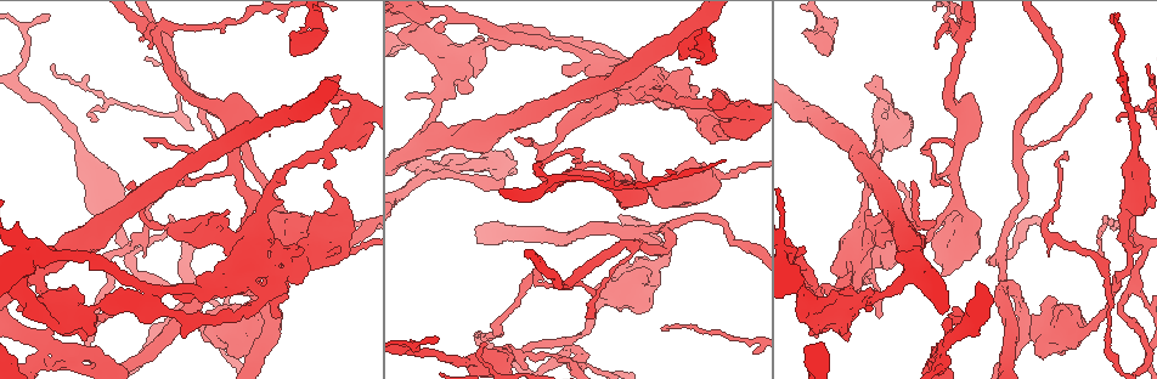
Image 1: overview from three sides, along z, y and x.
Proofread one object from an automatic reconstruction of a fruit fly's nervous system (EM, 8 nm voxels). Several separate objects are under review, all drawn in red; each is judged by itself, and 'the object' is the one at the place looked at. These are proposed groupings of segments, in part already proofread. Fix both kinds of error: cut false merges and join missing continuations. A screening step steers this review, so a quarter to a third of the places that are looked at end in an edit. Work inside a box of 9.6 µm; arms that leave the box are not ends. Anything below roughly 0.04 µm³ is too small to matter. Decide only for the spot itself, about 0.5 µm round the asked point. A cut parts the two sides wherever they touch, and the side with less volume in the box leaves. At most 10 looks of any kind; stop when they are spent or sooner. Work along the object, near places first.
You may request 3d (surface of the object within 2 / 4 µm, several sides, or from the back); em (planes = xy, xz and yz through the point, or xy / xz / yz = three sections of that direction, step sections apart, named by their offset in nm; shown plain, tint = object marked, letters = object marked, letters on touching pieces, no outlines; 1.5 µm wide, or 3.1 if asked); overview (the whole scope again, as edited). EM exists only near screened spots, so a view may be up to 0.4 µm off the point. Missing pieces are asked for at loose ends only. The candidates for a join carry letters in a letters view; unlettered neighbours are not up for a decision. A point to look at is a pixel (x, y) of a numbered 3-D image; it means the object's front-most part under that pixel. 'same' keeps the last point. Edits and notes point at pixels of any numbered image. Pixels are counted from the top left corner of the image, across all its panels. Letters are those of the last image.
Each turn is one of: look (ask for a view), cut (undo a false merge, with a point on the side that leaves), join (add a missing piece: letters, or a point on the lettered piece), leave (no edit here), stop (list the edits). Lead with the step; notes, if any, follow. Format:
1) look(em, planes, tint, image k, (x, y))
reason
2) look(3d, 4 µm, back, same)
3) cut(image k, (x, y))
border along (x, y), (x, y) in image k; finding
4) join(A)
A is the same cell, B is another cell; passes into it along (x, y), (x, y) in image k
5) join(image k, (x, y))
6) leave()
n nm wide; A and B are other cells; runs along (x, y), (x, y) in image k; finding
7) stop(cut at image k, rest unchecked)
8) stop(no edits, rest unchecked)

look(em, planes, tint, image 1, (272, 330))
three arms meet

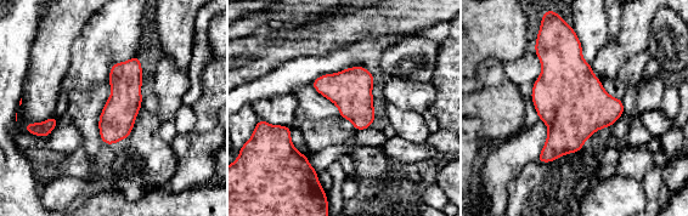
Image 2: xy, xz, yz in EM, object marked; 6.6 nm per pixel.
look(em, planes, letters, same)

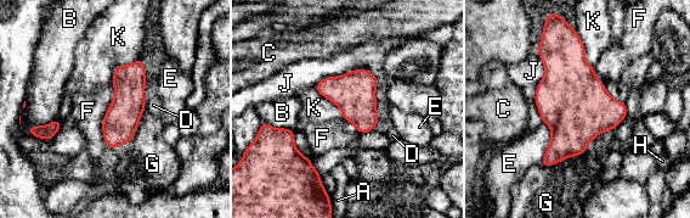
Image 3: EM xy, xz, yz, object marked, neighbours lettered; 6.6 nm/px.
leave()
240 nm wide; A, B, C, D, E, F, G, H, J and K are other cells; border along (111, 83), (106, 146) in image 3; all the same cell

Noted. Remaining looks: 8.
look(em, planes, letters, image 1, (500, 161))

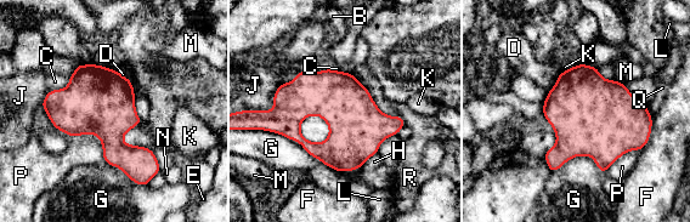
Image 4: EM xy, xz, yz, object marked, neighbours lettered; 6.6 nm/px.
leave()
B, C, D, E, F, G, H, J, K, L, M, N, P, Q and R are other cells; border along (133, 87), (135, 96) in image 4; one cell here

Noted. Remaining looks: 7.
look(em, xy, step 8, tint, image 1, (584, 363))
three-way junction

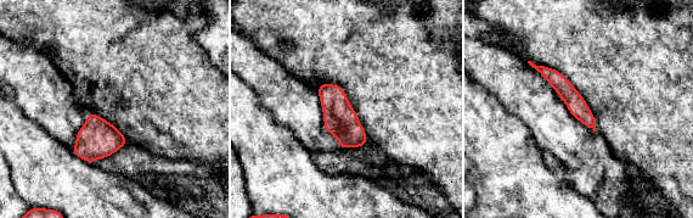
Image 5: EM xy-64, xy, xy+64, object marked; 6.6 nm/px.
look(em, planes, letters, same)
cut it another way

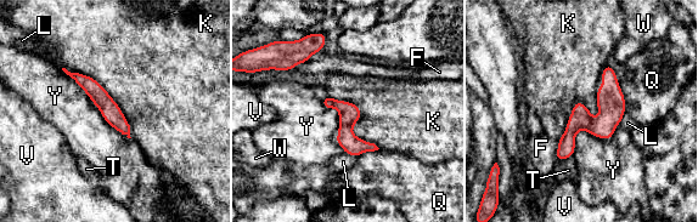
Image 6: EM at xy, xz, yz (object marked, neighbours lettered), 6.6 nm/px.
leave()
F, K, L, Q, T, V, W and Y are other cells; runs along (608, 68), (608, 113), (579, 124), (559, 157) in image 6; one cell here

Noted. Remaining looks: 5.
look(em, planes, letters, image 1, (413, 347))
sharp bend

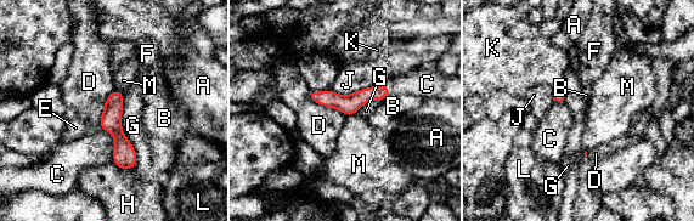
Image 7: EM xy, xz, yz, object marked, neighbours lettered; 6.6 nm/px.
leave()
A, B, C, D, E, F, G, H, J, K, L and M are other cells; border along (116, 89), (123, 95) in image 7; all the same cell

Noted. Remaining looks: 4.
stop(no edits, rest unchecked)

